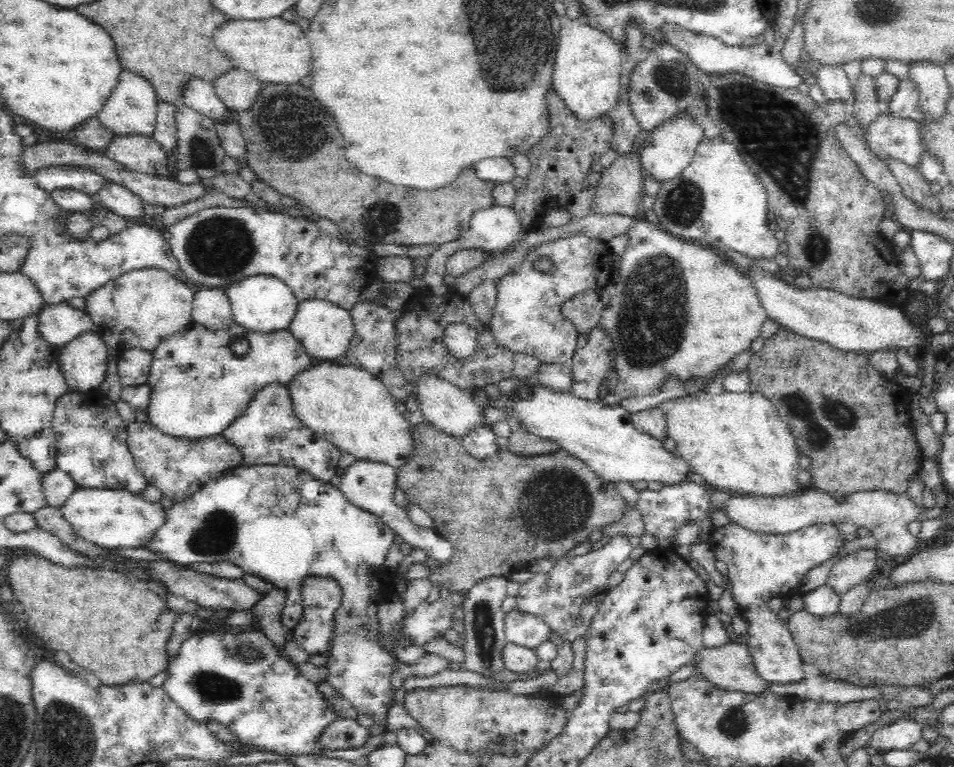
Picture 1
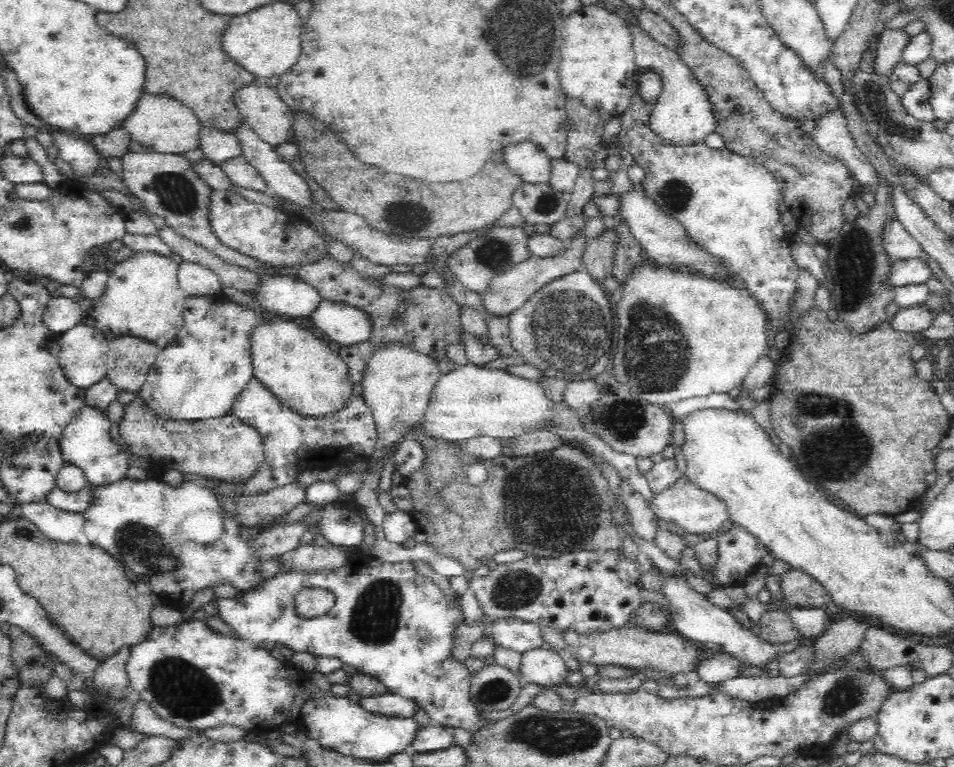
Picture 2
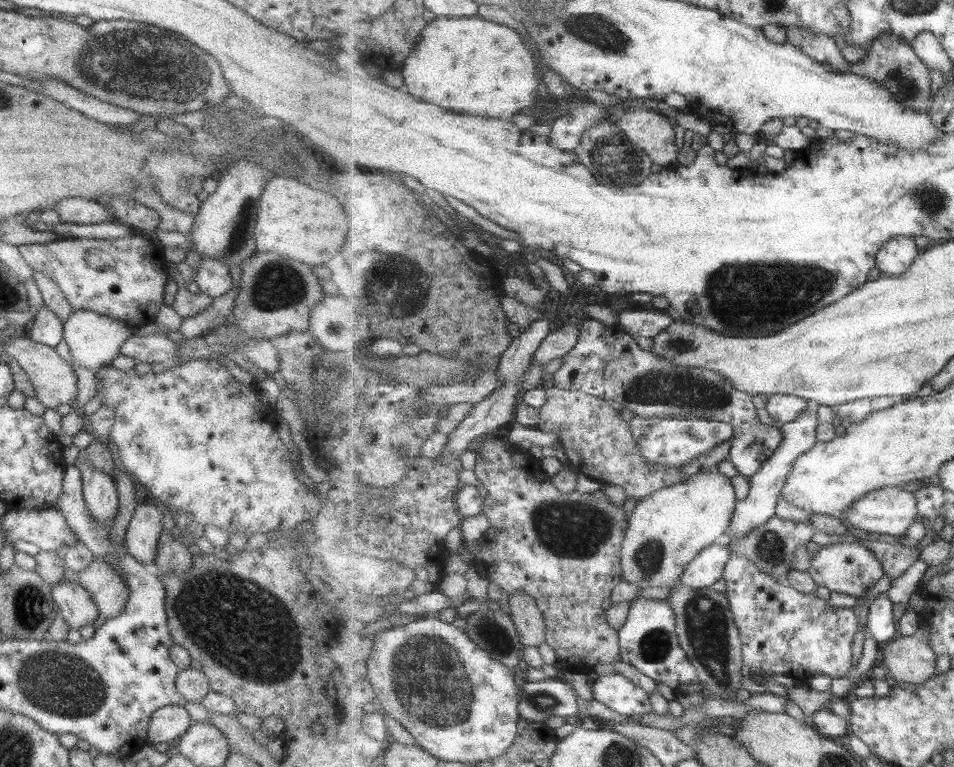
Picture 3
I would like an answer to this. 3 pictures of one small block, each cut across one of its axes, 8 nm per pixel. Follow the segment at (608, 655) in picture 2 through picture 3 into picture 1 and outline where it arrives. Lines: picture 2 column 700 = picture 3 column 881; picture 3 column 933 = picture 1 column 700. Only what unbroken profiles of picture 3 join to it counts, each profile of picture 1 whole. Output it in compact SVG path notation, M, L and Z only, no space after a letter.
M726 643L714 649L702 646L693 656L690 666L693 666L694 676L704 678L719 690L760 694L767 690L769 684L756 673L748 647L744 643Z

